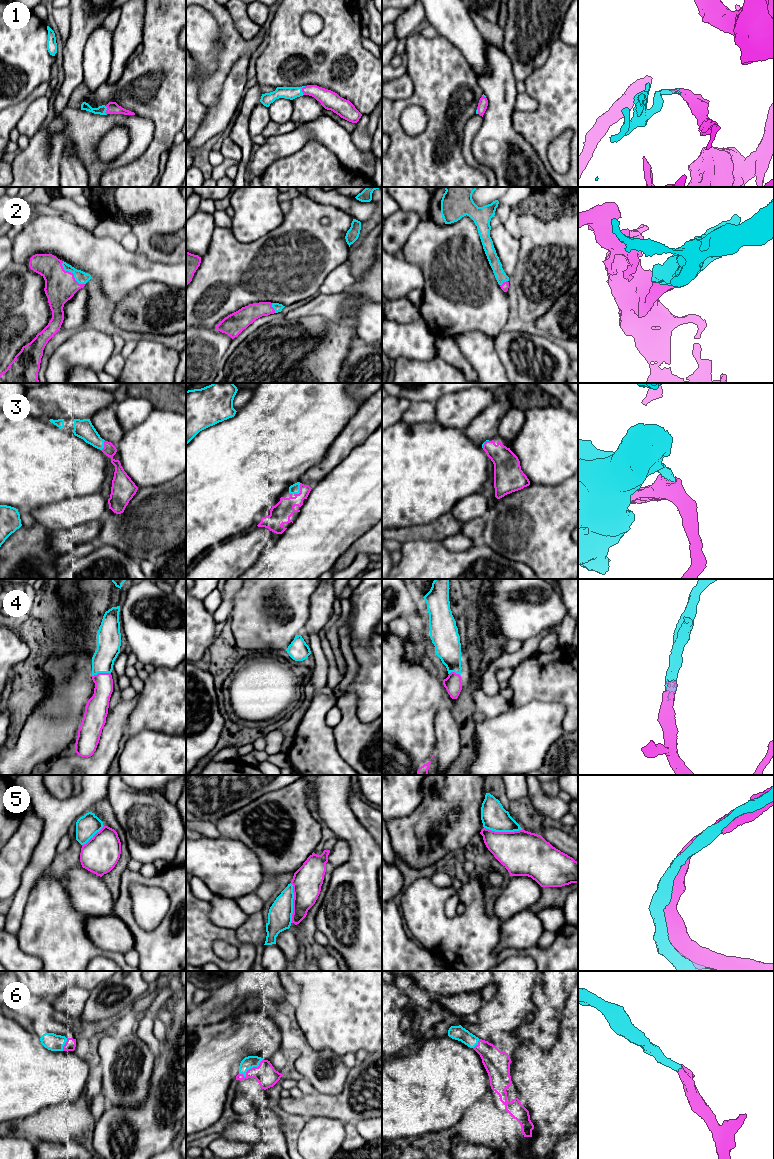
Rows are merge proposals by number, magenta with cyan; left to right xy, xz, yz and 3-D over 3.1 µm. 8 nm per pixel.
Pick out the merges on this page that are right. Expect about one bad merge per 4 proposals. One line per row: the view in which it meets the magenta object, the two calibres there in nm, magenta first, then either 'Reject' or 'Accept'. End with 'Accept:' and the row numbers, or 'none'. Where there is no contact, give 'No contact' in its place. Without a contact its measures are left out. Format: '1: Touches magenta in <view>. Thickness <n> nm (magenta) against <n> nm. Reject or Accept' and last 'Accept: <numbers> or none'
1: Touches magenta in xz. Thickness 150 nm (magenta) against 100 nm. Reject
2: Touches magenta in xy. Thickness 260 nm (magenta) against 100 nm. Accept
3: Touches magenta in xz. Thickness 170 nm (magenta) against 80 nm. Accept
4: Touches magenta in xy. Thickness 170 nm (magenta) against 190 nm. Accept
5: Touches magenta in xz. Thickness 240 nm (magenta) against 190 nm. Accept
6: Touches magenta in xz. Thickness 170 nm (magenta) against 100 nm. Accept
Accept: 2, 3, 4, 5, 6

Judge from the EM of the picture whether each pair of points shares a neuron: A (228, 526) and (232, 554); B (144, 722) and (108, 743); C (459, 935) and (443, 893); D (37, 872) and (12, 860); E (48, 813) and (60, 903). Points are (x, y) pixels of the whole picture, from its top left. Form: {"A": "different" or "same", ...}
{"A": "different", "B": "different", "C": "same", "D": "different", "E": "different"}

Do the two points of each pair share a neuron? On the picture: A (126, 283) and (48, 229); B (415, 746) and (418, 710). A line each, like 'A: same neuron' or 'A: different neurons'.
A: same neuron
B: same neuron

